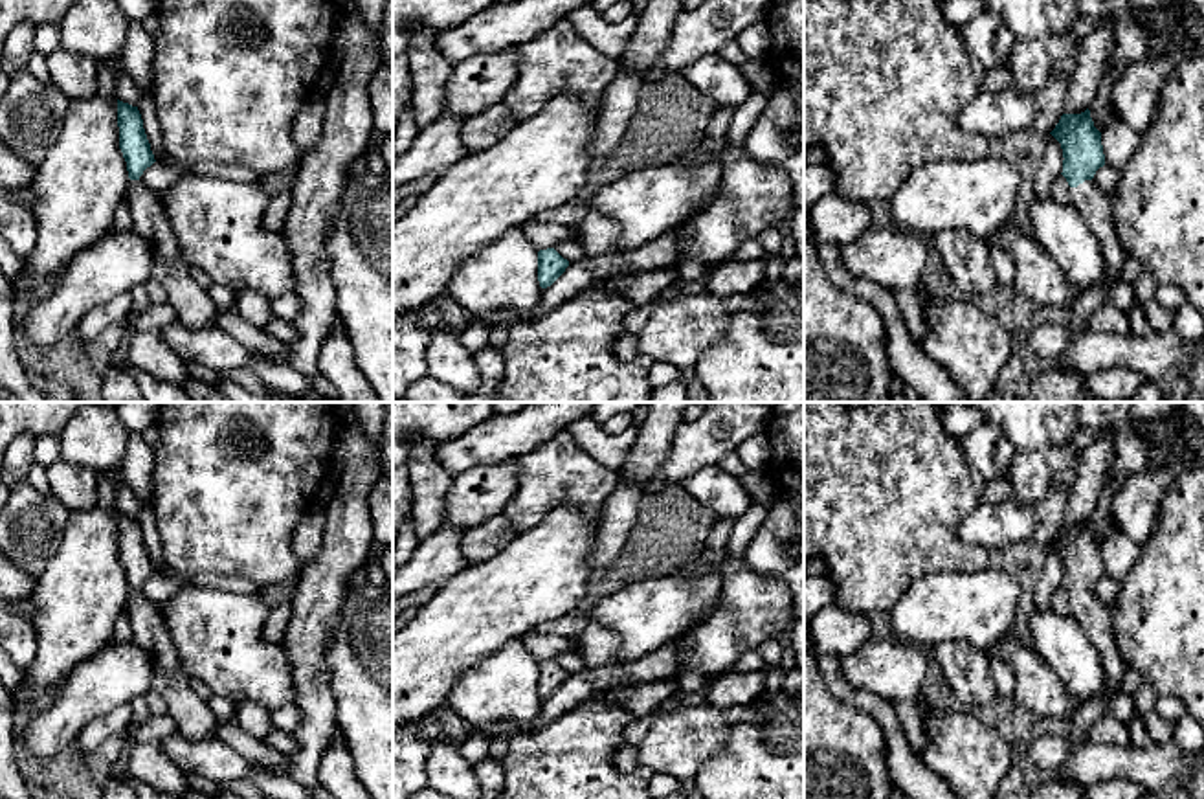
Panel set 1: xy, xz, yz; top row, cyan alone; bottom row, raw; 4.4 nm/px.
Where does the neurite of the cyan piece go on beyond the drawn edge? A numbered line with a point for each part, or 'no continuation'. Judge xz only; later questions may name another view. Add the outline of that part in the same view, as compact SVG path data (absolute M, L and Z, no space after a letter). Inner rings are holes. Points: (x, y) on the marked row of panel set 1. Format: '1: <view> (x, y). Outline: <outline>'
no continuation

